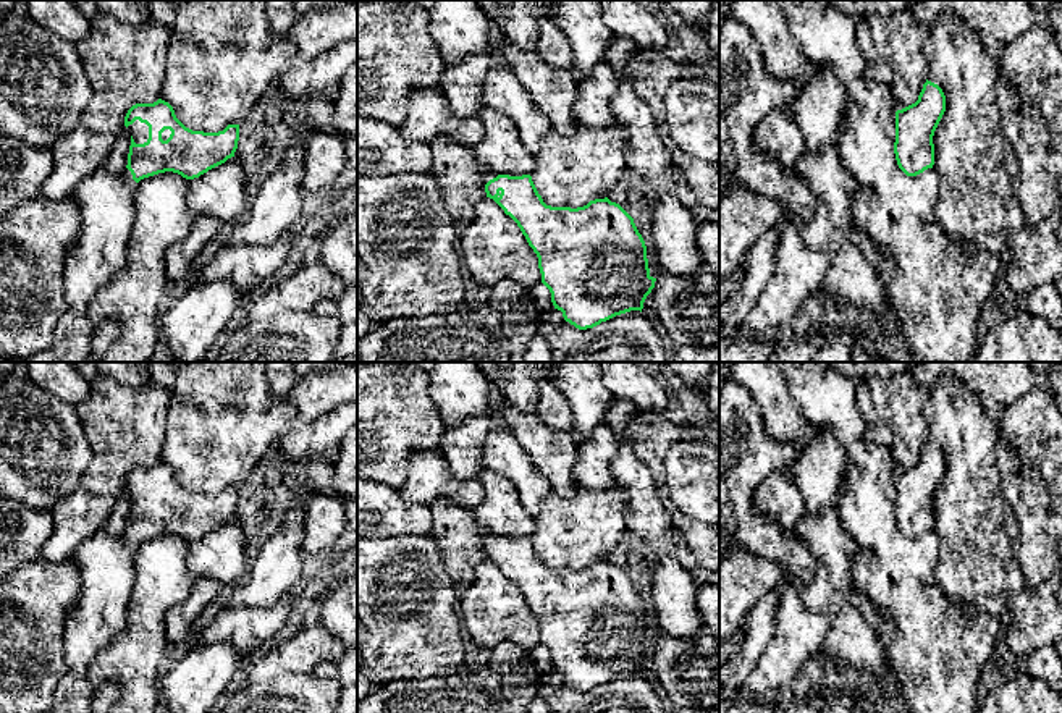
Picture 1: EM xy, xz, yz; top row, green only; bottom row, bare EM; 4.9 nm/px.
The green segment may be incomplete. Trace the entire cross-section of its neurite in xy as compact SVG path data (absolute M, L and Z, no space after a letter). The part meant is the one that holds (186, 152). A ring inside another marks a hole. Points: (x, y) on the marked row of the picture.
M162 99L133 105L124 116L124 128L131 134L123 173L128 186L165 171L186 179L199 178L234 157L239 141L239 124L228 124L218 133L192 131Z

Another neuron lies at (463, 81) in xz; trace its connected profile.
M472 52L457 63L445 66L443 95L459 116L478 115L485 107L480 91L491 63L488 52Z

